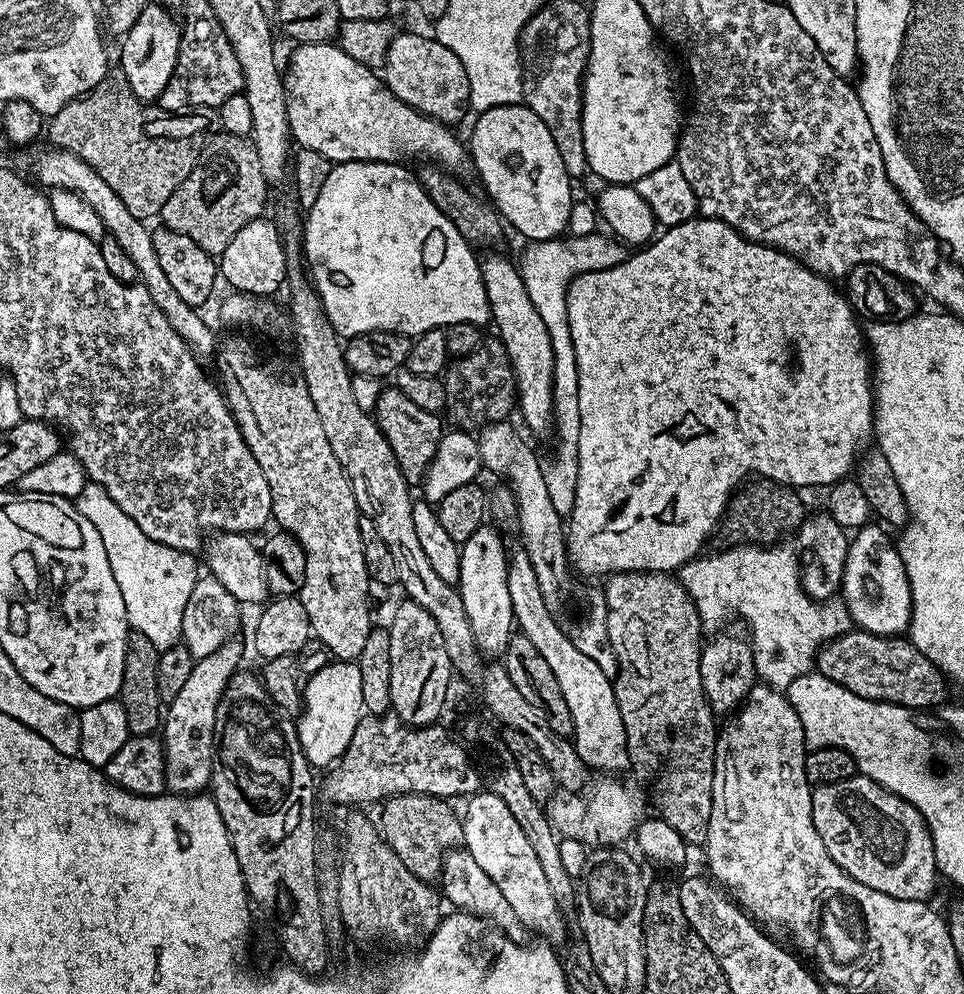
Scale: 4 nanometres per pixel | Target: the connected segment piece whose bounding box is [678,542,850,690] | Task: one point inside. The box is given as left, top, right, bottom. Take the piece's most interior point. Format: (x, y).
(763, 583)

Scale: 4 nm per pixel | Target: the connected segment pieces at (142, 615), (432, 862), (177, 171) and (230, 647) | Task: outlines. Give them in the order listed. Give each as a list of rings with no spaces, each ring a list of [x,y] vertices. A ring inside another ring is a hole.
[[[89,482],[74,503],[83,516],[94,522],[94,530],[102,534],[102,546],[106,546],[106,558],[110,558],[110,570],[114,570],[114,582],[118,582],[122,602],[126,602],[129,625],[146,634],[158,649],[181,643],[182,610],[186,610],[190,590],[194,590],[198,579],[197,557],[191,552],[162,546],[162,542],[154,542],[154,538],[146,538],[146,534],[138,530],[138,522],[123,512],[102,486]]]
[[[406,793],[390,796],[379,805],[380,817],[374,823],[380,829],[380,837],[406,862],[406,870],[418,878],[435,881],[440,874],[444,856],[464,842],[463,819],[451,808],[447,799],[439,796],[424,796],[421,793]]]
[[[112,66],[108,69],[108,75],[104,76],[102,78],[102,82],[98,82],[98,86],[94,86],[94,90],[90,90],[85,96],[79,96],[77,100],[71,100],[66,106],[62,106],[62,110],[58,110],[58,114],[54,114],[50,119],[47,121],[46,124],[46,140],[48,136],[47,143],[49,145],[55,146],[57,148],[64,148],[67,152],[74,152],[77,156],[81,156],[87,164],[91,168],[94,169],[95,172],[98,174],[102,174],[102,178],[106,178],[106,182],[110,185],[110,190],[114,190],[114,194],[118,194],[118,198],[122,198],[122,202],[124,205],[126,205],[126,210],[130,210],[130,214],[134,214],[134,218],[138,218],[139,220],[148,222],[152,219],[159,217],[160,211],[162,210],[162,206],[166,206],[166,198],[170,198],[170,194],[174,194],[174,190],[178,190],[178,186],[182,186],[182,182],[186,182],[186,178],[190,174],[190,170],[194,170],[194,166],[198,162],[198,158],[200,157],[200,151],[204,149],[204,145],[206,141],[209,139],[210,133],[213,131],[212,128],[212,122],[214,126],[214,120],[212,117],[212,120],[210,117],[211,115],[205,114],[203,111],[200,110],[185,110],[183,112],[167,112],[165,108],[161,108],[157,106],[155,103],[152,102],[145,102],[143,100],[138,99],[136,95],[134,94],[134,90],[130,90],[130,82],[126,82],[126,78],[124,77],[124,71],[119,68],[119,66]]]
[[[233,638],[223,644],[214,654],[195,661],[190,679],[178,698],[167,701],[162,716],[162,743],[164,746],[164,787],[173,796],[195,796],[203,793],[212,782],[212,765],[216,750],[216,715],[218,702],[236,672],[241,671],[240,659],[244,648],[239,639]]]

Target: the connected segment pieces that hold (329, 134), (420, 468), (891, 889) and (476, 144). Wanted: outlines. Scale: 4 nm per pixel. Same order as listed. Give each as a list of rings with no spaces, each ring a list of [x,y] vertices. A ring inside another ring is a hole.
[[[332,42],[322,44],[296,44],[288,60],[288,72],[283,73],[284,93],[288,107],[288,130],[299,147],[318,150],[325,158],[337,164],[364,160],[367,162],[396,162],[399,156],[421,156],[421,161],[435,162],[445,170],[456,170],[466,164],[466,148],[460,145],[453,129],[439,124],[434,118],[422,115],[406,106],[388,89],[373,69],[354,62]]]
[[[388,386],[381,391],[374,409],[376,425],[382,430],[398,466],[402,470],[404,479],[409,485],[416,486],[421,483],[427,473],[427,468],[435,456],[442,435],[440,428],[441,417],[430,410],[422,410],[402,394],[394,386]]]
[[[857,774],[846,782],[813,787],[812,817],[814,830],[818,830],[818,838],[822,838],[826,846],[826,854],[830,854],[830,858],[847,876],[862,882],[862,886],[870,886],[870,890],[890,894],[890,898],[899,900],[927,901],[928,895],[935,890],[938,873],[932,831],[928,829],[928,823],[910,801],[894,795],[869,776]]]
[[[523,102],[491,108],[475,119],[470,160],[476,163],[476,172],[488,191],[492,207],[509,229],[512,227],[525,236],[525,241],[557,239],[568,227],[574,180],[566,166],[562,166],[558,146],[554,146],[546,122]]]

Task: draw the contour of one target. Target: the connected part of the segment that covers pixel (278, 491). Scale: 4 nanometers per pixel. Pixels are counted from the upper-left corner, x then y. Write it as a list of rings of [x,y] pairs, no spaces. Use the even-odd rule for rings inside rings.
[[[232,334],[229,340],[221,339],[218,344],[218,357],[220,356],[220,378],[219,383],[222,385],[222,391],[227,399],[229,410],[236,419],[236,424],[240,428],[242,438],[246,442],[246,446],[250,450],[250,454],[254,454],[254,458],[258,462],[258,466],[262,466],[262,474],[266,478],[266,482],[270,486],[270,494],[272,495],[272,520],[275,521],[283,531],[288,532],[302,546],[302,550],[306,554],[306,582],[302,582],[298,593],[302,606],[306,606],[306,614],[310,618],[310,626],[312,627],[312,636],[321,640],[328,647],[329,653],[336,660],[346,660],[356,662],[359,655],[362,654],[362,648],[366,644],[366,638],[374,629],[372,623],[372,612],[368,609],[368,588],[370,589],[370,581],[368,579],[368,571],[366,570],[366,558],[362,554],[362,534],[358,530],[358,522],[360,521],[360,507],[356,504],[354,498],[354,490],[350,486],[350,482],[346,478],[346,474],[342,470],[342,466],[338,462],[338,458],[334,458],[334,450],[330,450],[330,442],[326,439],[326,430],[322,427],[322,418],[318,418],[318,410],[314,410],[314,402],[310,402],[310,390],[306,390],[306,382],[299,375],[291,376],[288,372],[283,372],[274,361],[268,360],[263,364],[258,357],[252,353],[252,348],[246,341],[242,340],[241,335]]]

